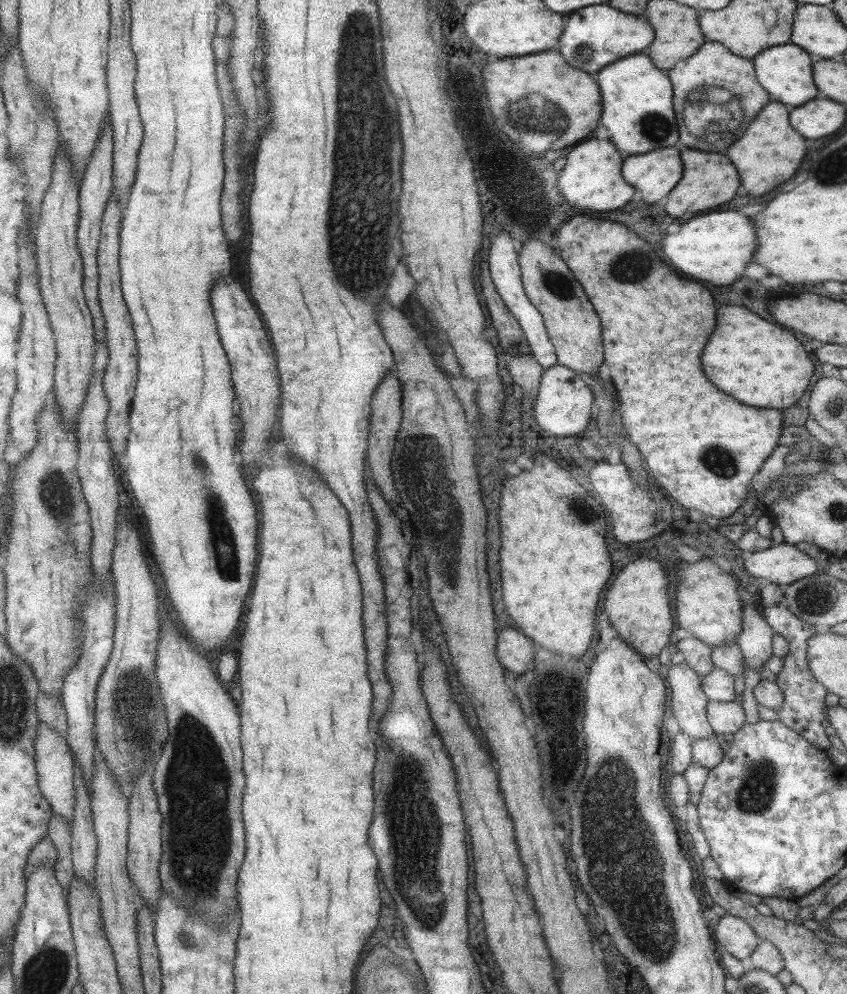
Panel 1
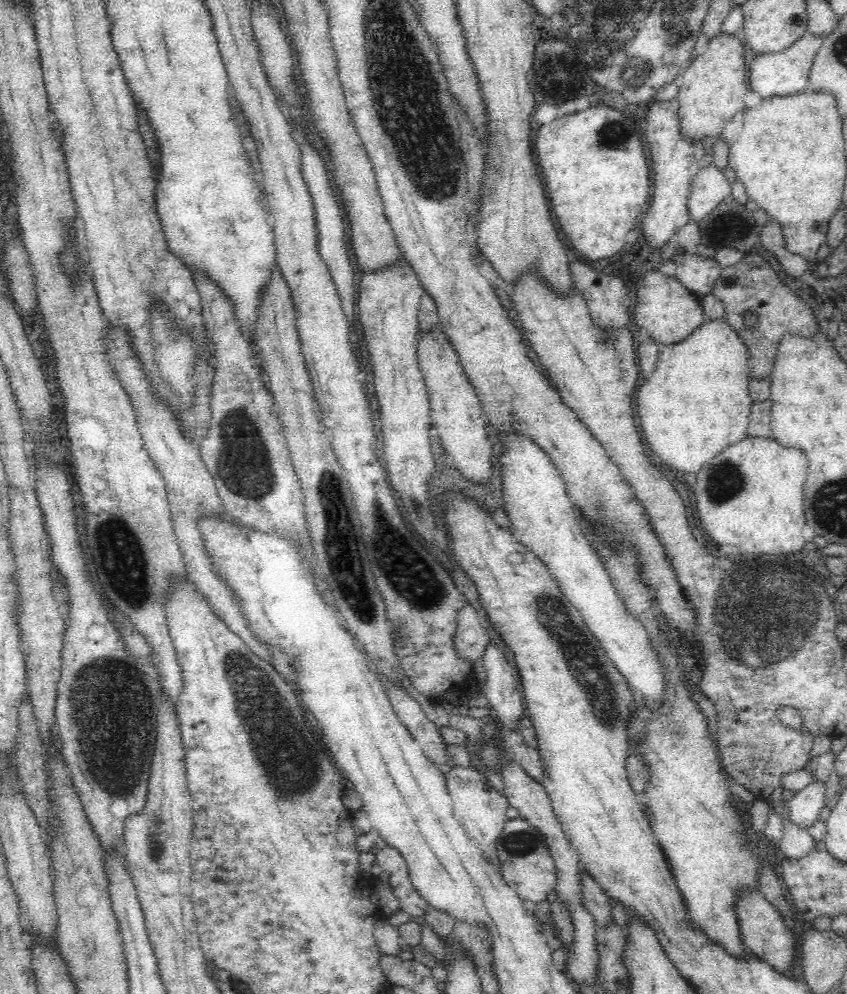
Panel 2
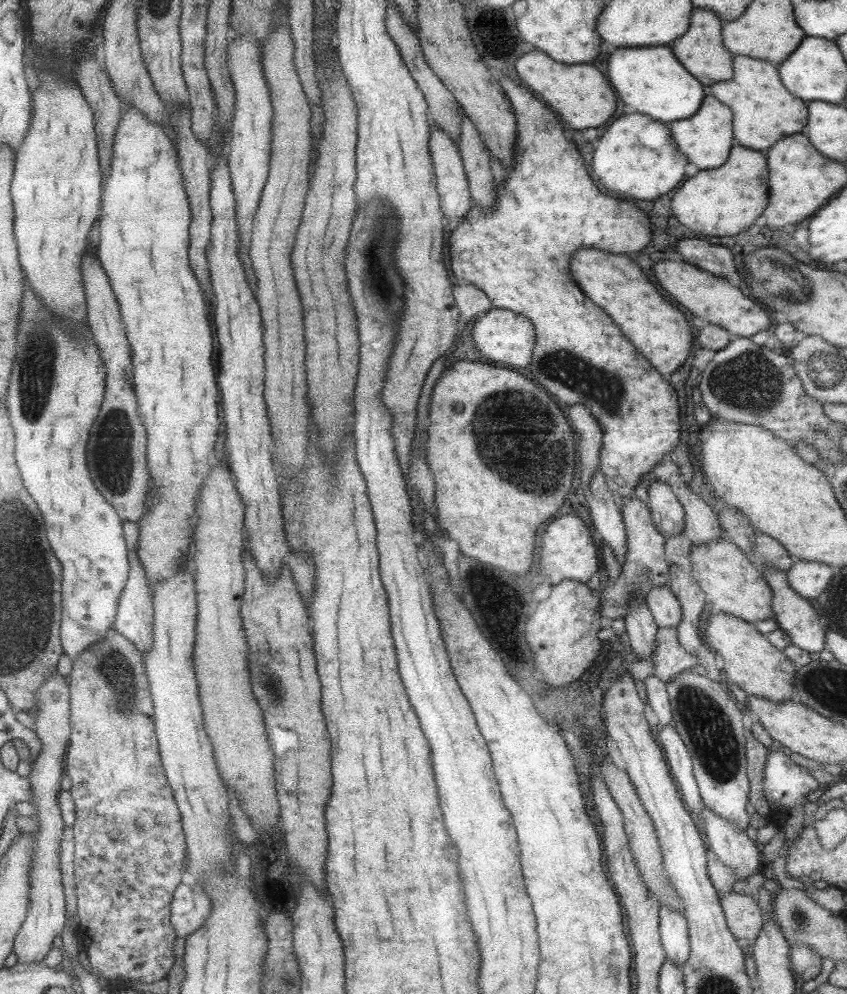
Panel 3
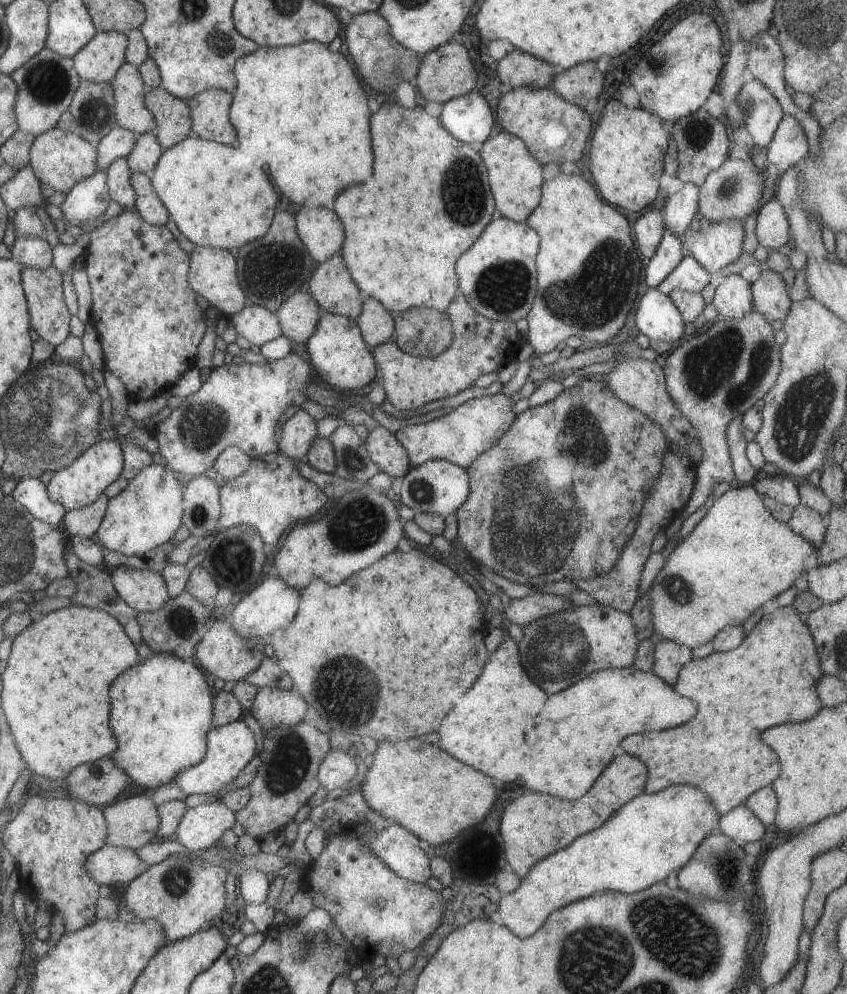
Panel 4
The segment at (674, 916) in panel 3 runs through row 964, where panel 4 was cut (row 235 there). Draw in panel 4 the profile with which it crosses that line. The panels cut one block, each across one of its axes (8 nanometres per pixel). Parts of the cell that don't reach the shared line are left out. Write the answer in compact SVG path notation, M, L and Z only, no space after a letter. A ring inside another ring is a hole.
M684 183L675 194L666 198L663 211L664 226L675 236L681 238L691 219L698 213L698 194L700 188L693 183Z

